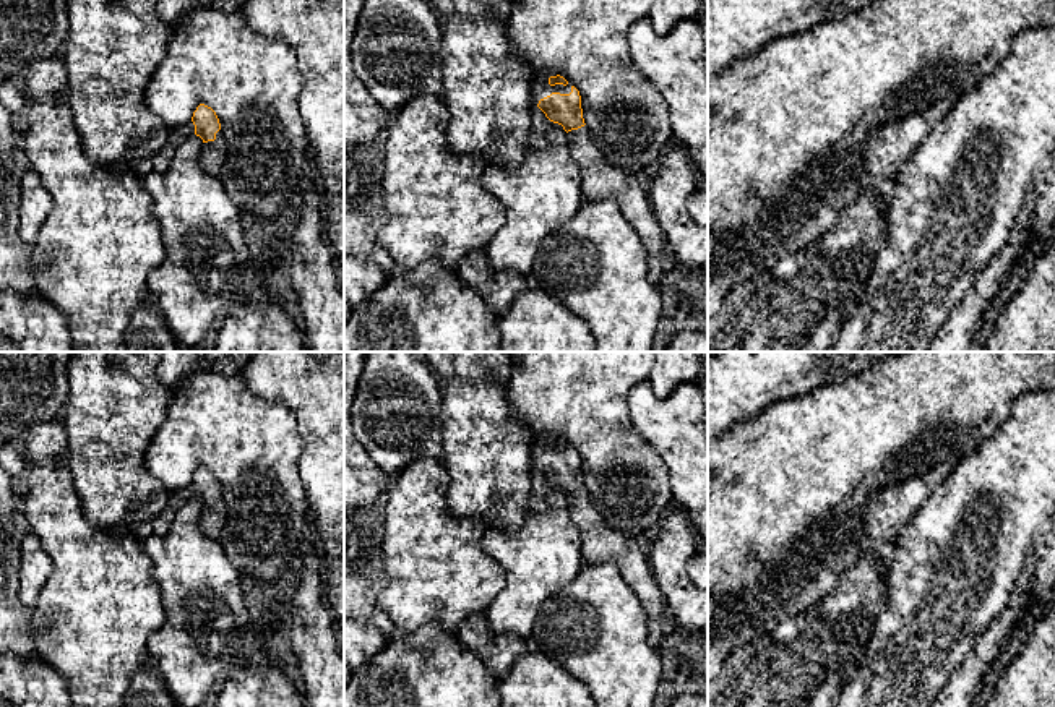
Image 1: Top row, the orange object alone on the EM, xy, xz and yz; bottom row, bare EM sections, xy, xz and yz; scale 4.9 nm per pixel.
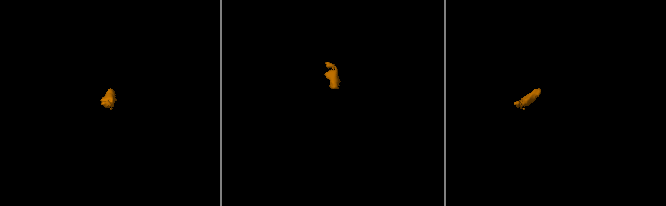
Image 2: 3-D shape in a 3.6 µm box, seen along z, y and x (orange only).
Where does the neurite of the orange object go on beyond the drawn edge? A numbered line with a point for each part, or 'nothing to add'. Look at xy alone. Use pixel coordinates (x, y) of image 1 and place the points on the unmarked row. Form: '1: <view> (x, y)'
1: xy (177, 498)
2: xy (213, 516)

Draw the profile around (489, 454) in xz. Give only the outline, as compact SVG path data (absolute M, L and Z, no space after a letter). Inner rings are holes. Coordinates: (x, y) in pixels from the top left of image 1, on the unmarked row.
M453 352L453 373L441 383L441 461L450 477L446 504L451 516L482 519L489 529L515 530L521 524L529 511L531 475L539 467L532 435L506 401L506 384L516 360L516 352Z

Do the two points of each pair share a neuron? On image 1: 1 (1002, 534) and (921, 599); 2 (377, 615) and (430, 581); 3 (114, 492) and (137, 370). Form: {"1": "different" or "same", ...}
{"1": "same", "2": "different", "3": "same"}

